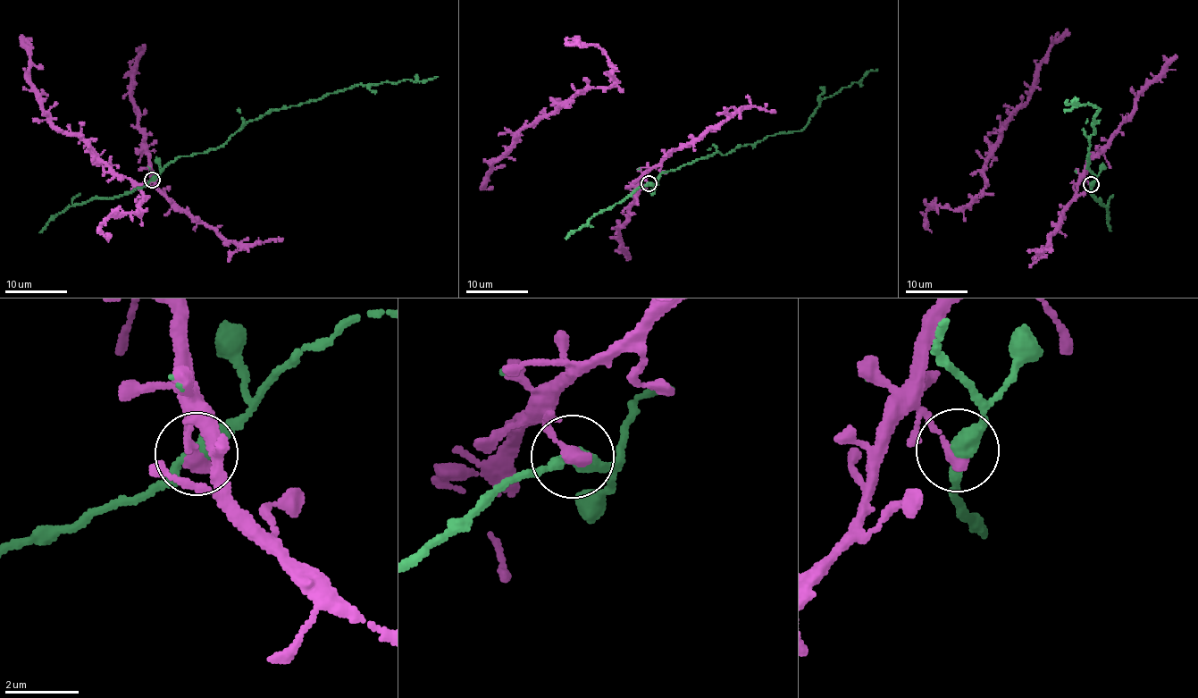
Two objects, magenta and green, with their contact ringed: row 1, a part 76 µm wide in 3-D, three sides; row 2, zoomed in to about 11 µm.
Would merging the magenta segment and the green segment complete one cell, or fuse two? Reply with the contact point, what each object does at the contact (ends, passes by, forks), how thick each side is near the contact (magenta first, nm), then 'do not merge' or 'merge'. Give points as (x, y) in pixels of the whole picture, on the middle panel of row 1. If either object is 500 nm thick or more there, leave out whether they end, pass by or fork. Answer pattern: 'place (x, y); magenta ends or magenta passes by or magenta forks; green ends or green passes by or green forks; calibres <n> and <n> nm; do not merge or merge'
place (649, 183); magenta ends; green passes by; calibres 360 and 400 nm; merge

